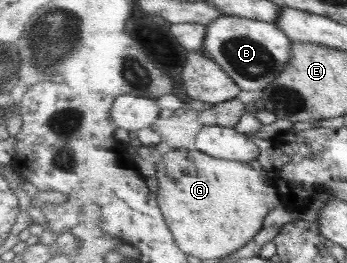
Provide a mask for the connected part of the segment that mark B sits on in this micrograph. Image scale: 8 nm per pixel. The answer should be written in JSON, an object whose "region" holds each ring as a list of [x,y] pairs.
{"region":[[[223,16],[208,25],[209,33],[203,49],[210,51],[212,58],[221,64],[221,67],[242,87],[245,91],[263,91],[270,88],[277,78],[283,75],[292,63],[292,50],[294,41],[287,36],[284,30],[275,22],[266,22],[260,19],[251,19],[239,16]]]}

